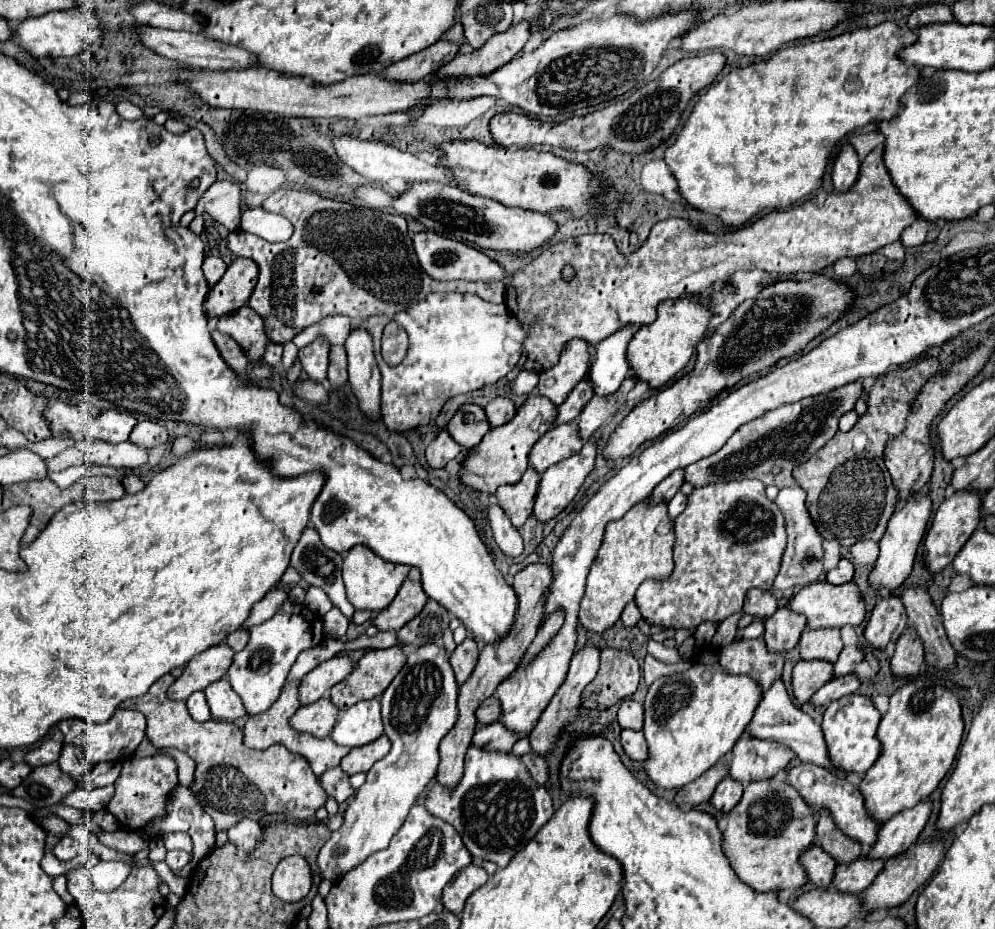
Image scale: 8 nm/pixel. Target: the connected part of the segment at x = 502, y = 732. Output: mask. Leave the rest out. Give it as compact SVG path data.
M495 721L493 725L485 725L477 729L473 737L473 745L489 749L489 751L511 751L517 739L519 735L513 735L513 731L505 729L503 723Z

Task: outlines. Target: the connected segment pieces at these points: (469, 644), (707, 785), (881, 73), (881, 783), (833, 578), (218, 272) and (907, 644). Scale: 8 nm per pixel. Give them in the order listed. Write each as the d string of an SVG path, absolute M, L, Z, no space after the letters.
M467 637L461 645L457 645L457 649L451 653L451 667L455 671L457 685L463 685L469 679L469 675L475 669L477 659L479 659L479 649L473 637Z
M717 763L713 769L705 771L701 777L697 777L695 781L681 787L677 797L675 797L675 803L679 807L697 807L697 805L709 801L717 783L721 779L725 779L727 775L729 775L729 765L727 763Z
M887 21L887 23L881 23L877 27L861 27L861 29L855 29L855 31L831 37L831 39L823 39L823 41L789 45L789 47L783 47L783 49L775 51L773 55L757 61L757 63L751 63L747 67L737 67L731 73L727 73L721 81L711 85L709 91L705 91L697 99L687 123L677 133L675 143L669 145L665 149L665 155L663 155L665 163L669 165L671 173L677 179L677 189L679 189L681 197L685 199L685 203L689 207L697 209L697 211L703 211L703 213L719 217L725 227L741 227L743 223L747 223L753 215L761 213L763 209L787 209L793 203L797 203L799 199L803 199L809 193L813 193L821 185L821 179L823 179L823 173L825 173L825 167L827 167L827 161L829 161L829 155L831 155L833 147L849 131L853 131L857 127L863 127L863 125L869 125L869 123L875 123L875 119L879 119L879 121L893 119L901 111L899 99L909 87L913 87L917 83L919 69L911 67L911 65L905 65L901 59L897 59L897 49L901 49L905 45L911 45L915 39L917 39L917 35L913 31L901 31L897 27L897 23Z
M915 677L891 695L891 705L881 717L877 737L883 745L883 753L865 773L859 789L869 815L885 823L895 813L927 799L951 769L963 739L961 703L957 695L941 683Z
M841 559L837 567L827 571L827 581L833 585L843 585L853 579L853 563L849 559Z
M215 255L205 257L205 261L203 261L203 275L205 275L209 287L213 287L223 277L225 269L227 269L227 265L223 263L221 257L215 257Z
M907 627L905 633L897 639L895 653L891 657L891 669L897 677L911 677L919 673L919 665L923 663L923 643L913 631L913 627Z

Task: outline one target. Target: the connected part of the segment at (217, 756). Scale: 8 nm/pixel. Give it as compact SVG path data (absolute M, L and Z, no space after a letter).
M163 675L143 697L127 699L119 707L135 711L139 709L145 715L147 737L157 749L175 747L197 763L195 783L191 789L203 803L205 811L213 817L217 831L233 827L243 817L259 821L263 815L271 813L283 813L287 817L305 821L325 805L327 793L301 755L291 753L283 745L273 745L267 751L247 749L243 745L241 729L229 721L193 721L185 701L167 699L167 689L173 681L173 675Z

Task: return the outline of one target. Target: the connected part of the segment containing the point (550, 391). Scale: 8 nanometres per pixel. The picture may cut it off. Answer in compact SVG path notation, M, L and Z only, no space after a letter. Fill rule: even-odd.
M573 339L565 345L559 363L549 369L543 371L539 375L539 385L537 385L537 393L541 397L551 399L557 407L565 401L565 397L571 393L571 389L585 377L587 369L589 369L589 345L581 339Z

